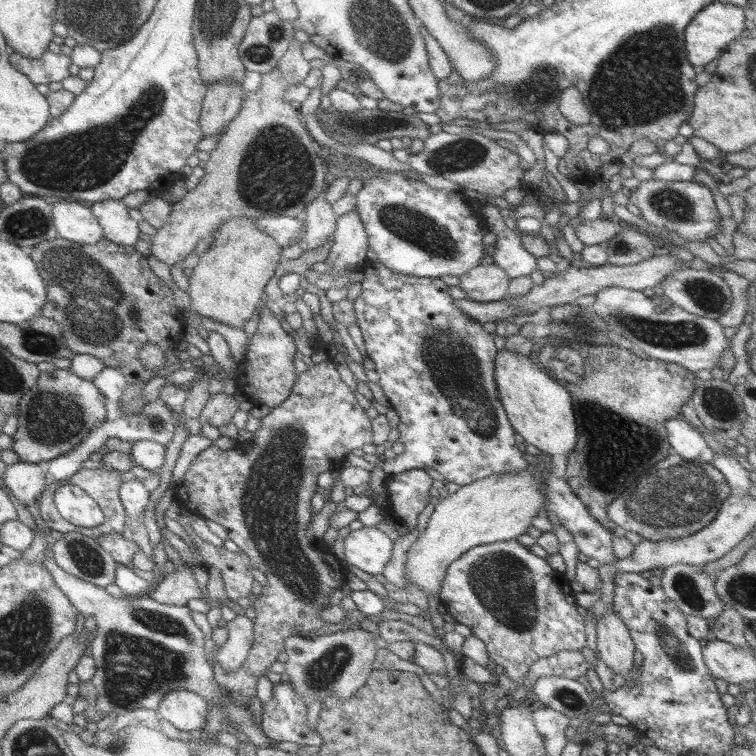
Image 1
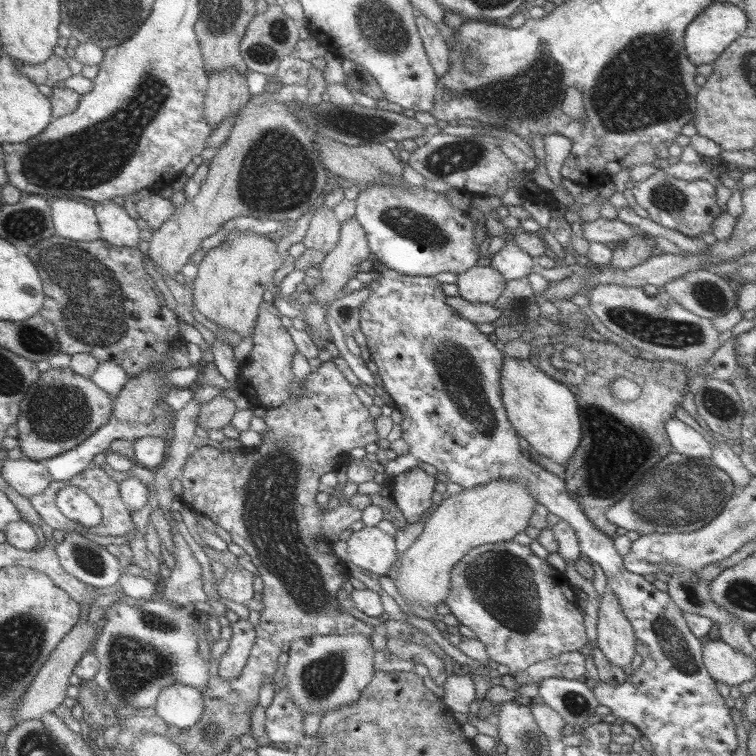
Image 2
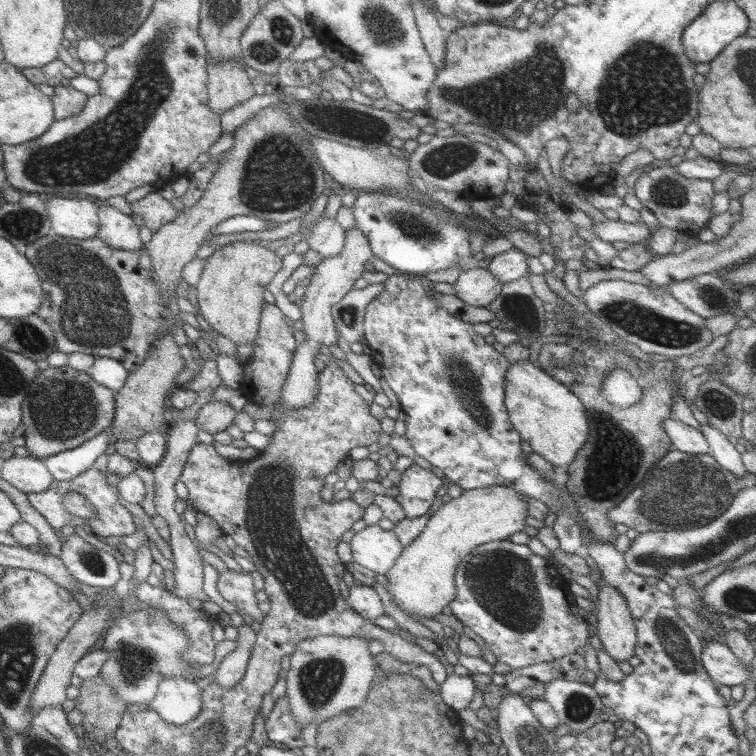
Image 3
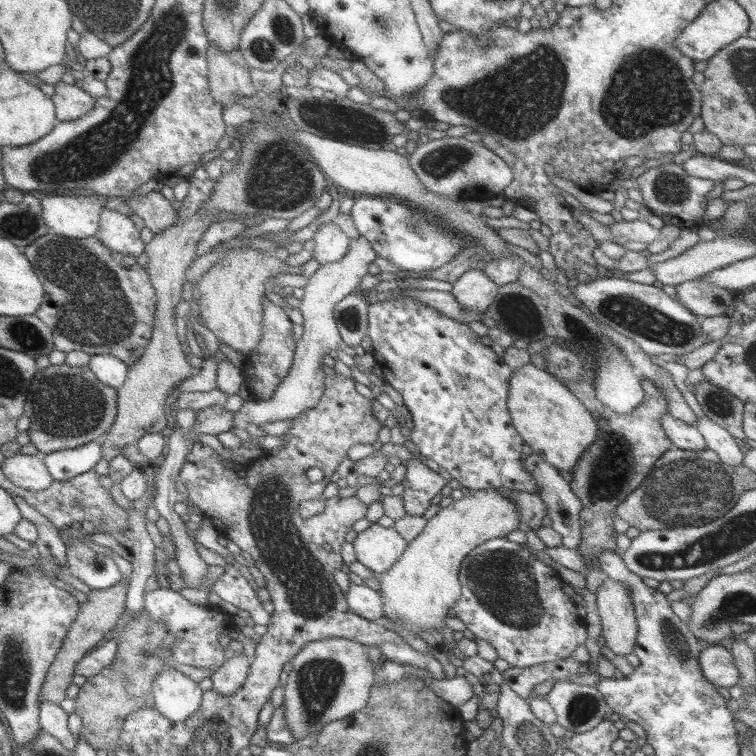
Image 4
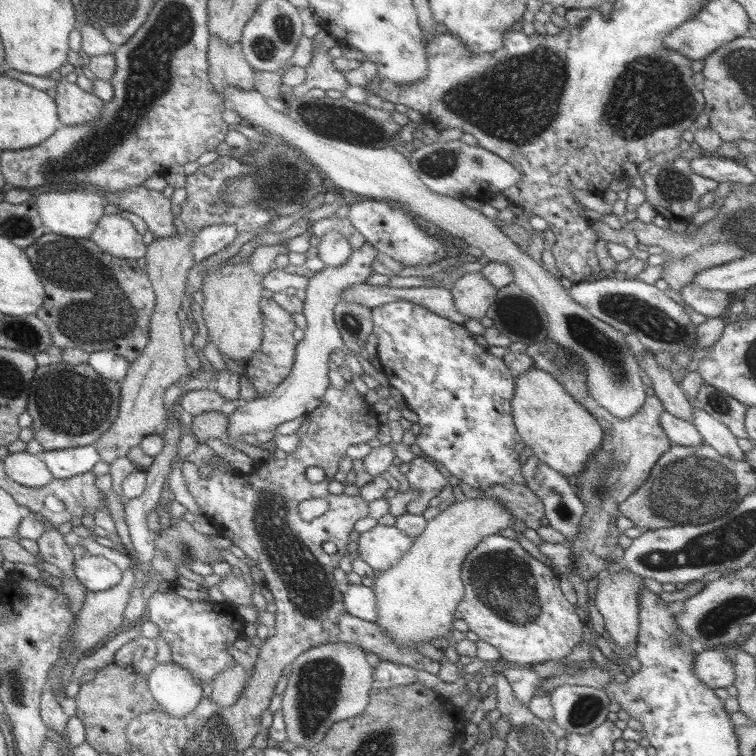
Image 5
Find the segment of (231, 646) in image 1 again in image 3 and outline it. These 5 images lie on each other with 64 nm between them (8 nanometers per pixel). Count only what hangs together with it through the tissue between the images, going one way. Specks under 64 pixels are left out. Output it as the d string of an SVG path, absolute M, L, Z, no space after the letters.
M245 623L239 625L236 629L235 648L221 659L213 674L215 675L213 681L223 689L233 687L243 677L249 660L250 648L256 635L251 627Z

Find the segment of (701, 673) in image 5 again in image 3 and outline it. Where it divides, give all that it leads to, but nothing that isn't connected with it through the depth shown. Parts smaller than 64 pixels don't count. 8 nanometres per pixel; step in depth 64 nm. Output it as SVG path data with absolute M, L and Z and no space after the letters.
M704 641L700 663L717 687L737 686L750 677L747 667L733 655L725 643L718 641Z

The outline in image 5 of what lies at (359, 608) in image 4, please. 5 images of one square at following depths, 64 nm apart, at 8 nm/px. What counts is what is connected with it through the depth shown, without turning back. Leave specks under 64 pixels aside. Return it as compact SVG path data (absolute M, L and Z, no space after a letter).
M347 584L342 588L342 603L350 615L369 622L377 619L375 596L371 588L357 584Z

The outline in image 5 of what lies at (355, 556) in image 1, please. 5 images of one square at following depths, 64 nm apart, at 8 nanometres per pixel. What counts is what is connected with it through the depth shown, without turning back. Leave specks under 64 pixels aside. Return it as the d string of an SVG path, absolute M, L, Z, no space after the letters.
M376 524L373 528L359 533L356 540L356 554L371 569L382 572L390 568L405 554L413 538L405 536L393 526Z

